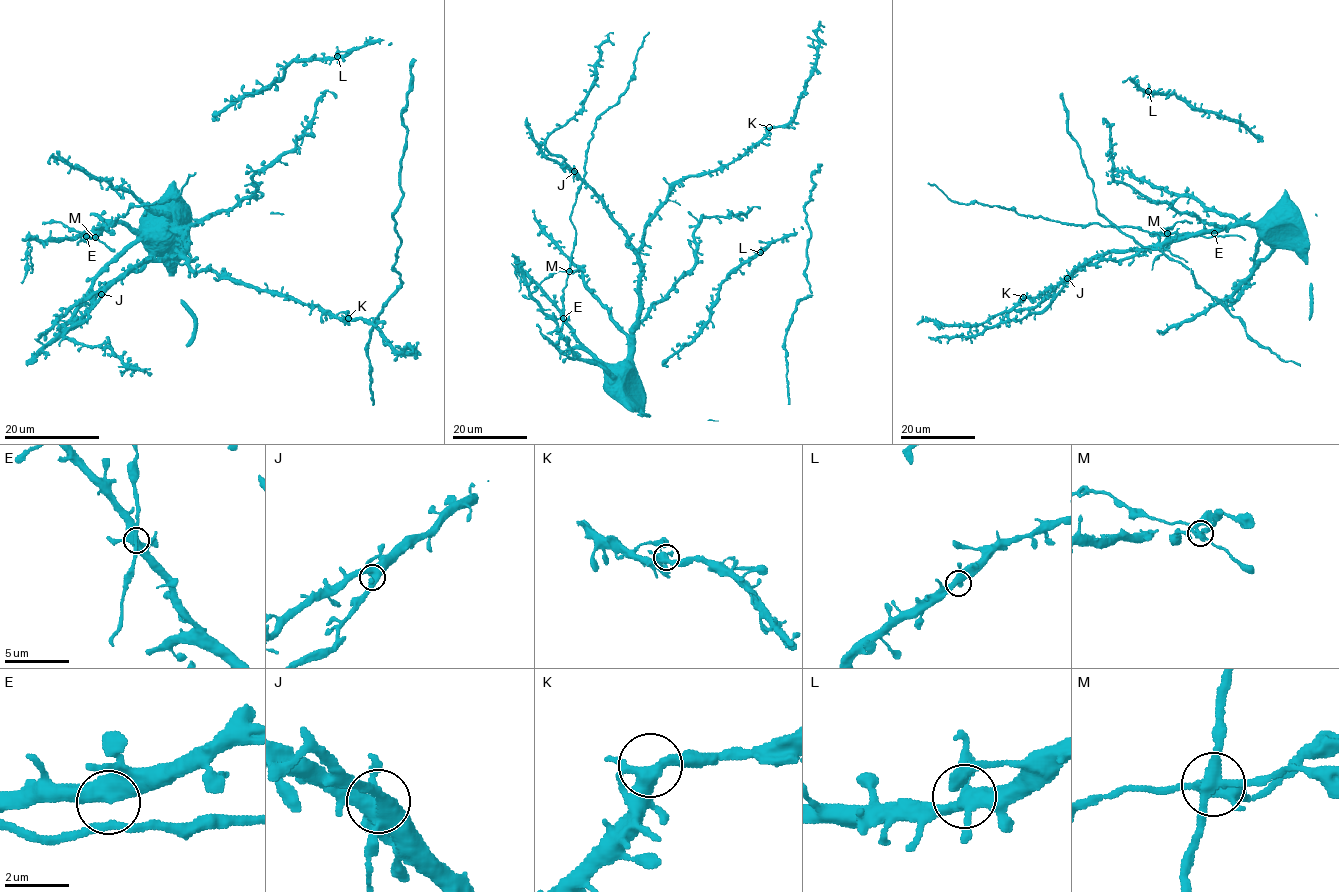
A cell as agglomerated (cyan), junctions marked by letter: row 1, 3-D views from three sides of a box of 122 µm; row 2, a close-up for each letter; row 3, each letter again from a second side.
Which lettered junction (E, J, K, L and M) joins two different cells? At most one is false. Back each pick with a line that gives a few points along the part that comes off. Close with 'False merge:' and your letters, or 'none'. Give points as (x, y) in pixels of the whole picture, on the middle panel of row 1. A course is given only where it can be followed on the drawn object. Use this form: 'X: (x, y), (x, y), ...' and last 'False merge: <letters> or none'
False merge: M

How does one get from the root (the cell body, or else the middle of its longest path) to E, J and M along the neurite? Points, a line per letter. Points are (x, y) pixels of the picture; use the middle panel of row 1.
E: (632, 381), (599, 361), (563, 318)
J: (632, 381), (633, 326), (638, 315), (641, 268), (626, 231), (613, 218), (603, 200), (574, 171)
M: (632, 381), (599, 361), (563, 318), (563, 288), (570, 270)

